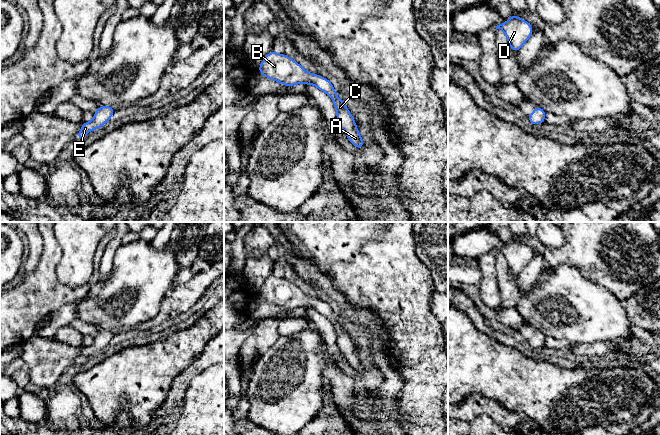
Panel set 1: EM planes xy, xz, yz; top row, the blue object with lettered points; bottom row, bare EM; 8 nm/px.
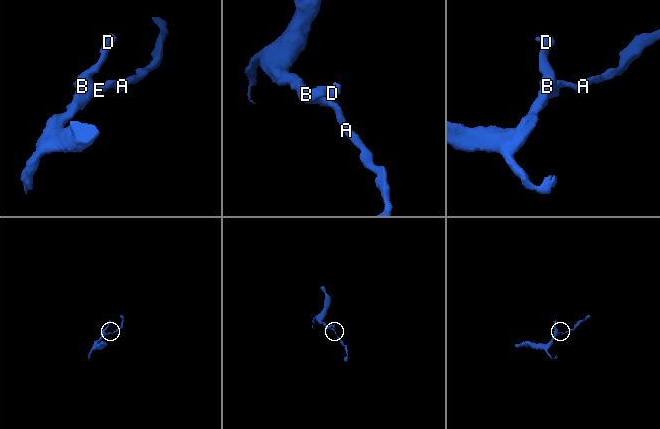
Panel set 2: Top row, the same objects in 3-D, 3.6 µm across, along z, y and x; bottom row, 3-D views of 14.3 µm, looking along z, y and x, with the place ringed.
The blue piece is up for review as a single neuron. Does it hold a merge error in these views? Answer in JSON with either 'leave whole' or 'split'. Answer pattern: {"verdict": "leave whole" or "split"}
{"verdict": "leave whole"}

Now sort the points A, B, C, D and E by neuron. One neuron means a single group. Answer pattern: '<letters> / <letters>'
A B C D E

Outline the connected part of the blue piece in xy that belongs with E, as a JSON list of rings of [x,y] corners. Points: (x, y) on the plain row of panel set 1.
[[[99,330],[99,332],[94,336],[93,344],[90,346],[82,347],[82,352],[78,356],[76,363],[82,364],[85,362],[88,356],[92,355],[93,353],[102,351],[110,344],[114,334],[115,332],[111,330]]]

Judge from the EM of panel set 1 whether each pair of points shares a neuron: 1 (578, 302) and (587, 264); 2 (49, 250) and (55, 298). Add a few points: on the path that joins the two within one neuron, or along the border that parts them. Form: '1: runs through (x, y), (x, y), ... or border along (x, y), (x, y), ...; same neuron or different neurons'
1: border along (564, 264), (574, 266), (585, 278), (605, 288); different neurons
2: runs through (49, 262), (49, 286); same neuron

